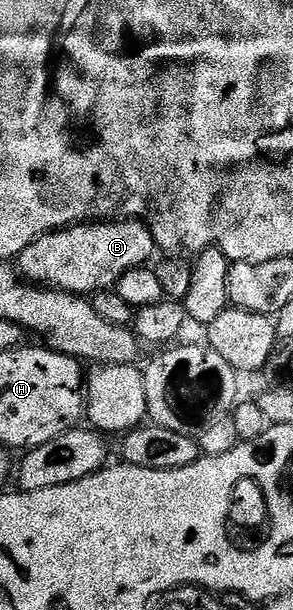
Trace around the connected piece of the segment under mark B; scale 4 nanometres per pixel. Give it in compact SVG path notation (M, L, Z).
M102 219L97 223L75 223L52 233L45 233L36 239L16 259L16 269L27 282L39 287L57 289L63 293L91 295L102 293L105 289L113 290L118 280L128 271L143 268L150 256L156 253L154 236L145 223L137 219Z

